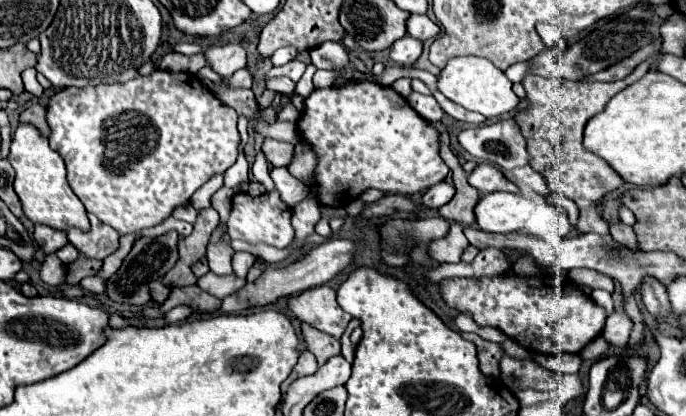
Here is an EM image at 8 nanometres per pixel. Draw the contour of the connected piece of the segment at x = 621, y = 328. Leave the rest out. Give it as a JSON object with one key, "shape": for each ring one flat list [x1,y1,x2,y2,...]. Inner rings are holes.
{"shape":[[613,312,609,318,607,318,607,326,605,326,605,332,603,332,603,338,615,346,619,346,621,350,627,348,627,342,629,342,629,334,631,334,631,318,625,314,625,312]]}

